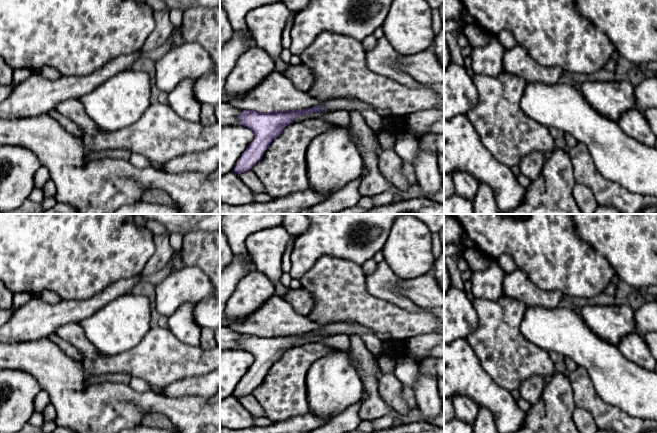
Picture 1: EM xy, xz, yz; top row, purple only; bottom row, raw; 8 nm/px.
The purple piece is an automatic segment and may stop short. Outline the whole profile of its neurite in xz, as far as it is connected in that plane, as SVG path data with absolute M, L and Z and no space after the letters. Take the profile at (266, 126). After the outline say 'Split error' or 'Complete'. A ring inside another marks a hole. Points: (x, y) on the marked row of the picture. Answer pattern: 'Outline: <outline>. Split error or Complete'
Outline: M347 98L329 99L317 107L303 110L272 111L270 113L243 110L238 114L238 121L240 125L254 132L254 138L238 159L233 172L240 176L242 173L251 170L252 167L262 159L272 141L281 134L287 125L293 123L295 117L306 116L316 112L331 112L336 110L349 112L355 110L361 113L364 110L377 112L369 103Z. Split error

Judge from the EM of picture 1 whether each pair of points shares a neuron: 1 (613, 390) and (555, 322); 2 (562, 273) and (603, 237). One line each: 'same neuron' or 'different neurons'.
1: same neuron
2: different neurons

